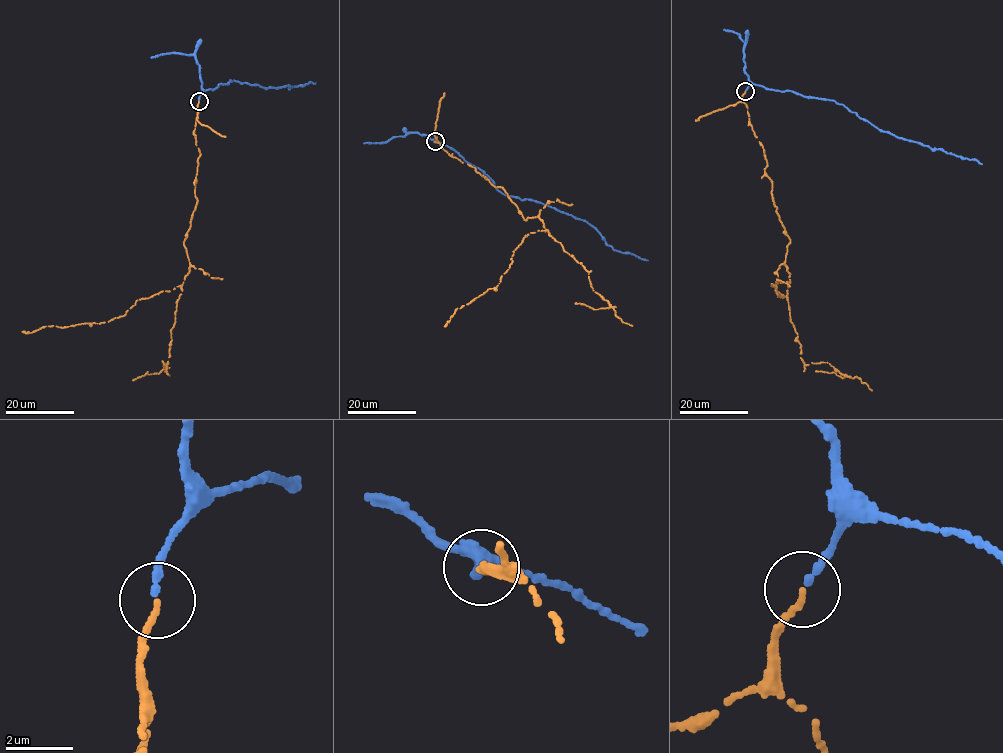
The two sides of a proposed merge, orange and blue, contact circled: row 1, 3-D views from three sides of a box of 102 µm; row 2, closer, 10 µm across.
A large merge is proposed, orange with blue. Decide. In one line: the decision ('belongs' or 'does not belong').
belongs

